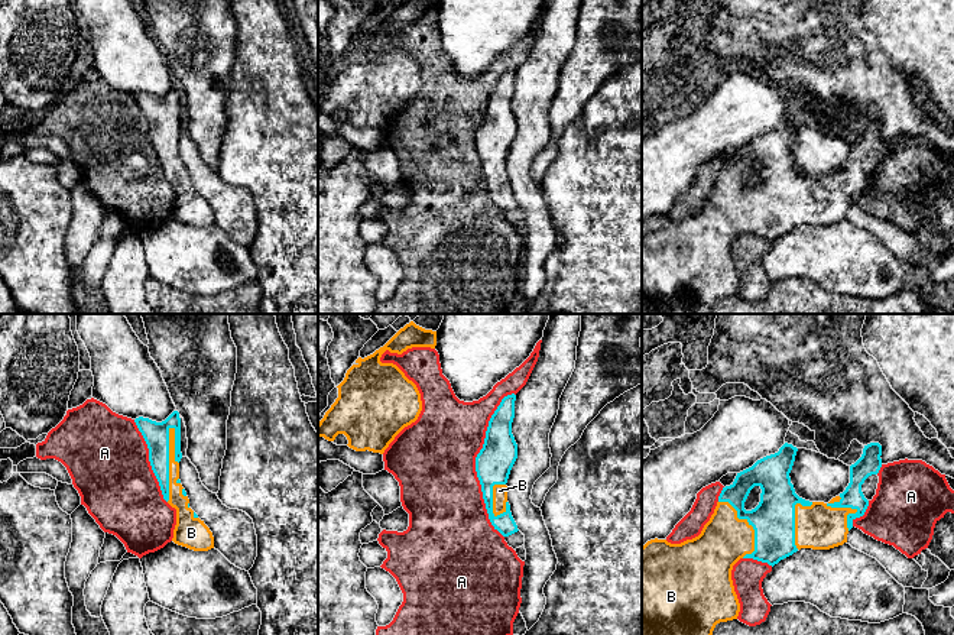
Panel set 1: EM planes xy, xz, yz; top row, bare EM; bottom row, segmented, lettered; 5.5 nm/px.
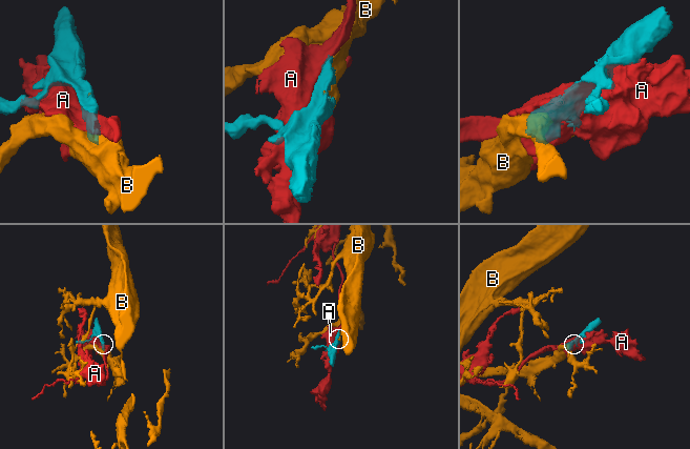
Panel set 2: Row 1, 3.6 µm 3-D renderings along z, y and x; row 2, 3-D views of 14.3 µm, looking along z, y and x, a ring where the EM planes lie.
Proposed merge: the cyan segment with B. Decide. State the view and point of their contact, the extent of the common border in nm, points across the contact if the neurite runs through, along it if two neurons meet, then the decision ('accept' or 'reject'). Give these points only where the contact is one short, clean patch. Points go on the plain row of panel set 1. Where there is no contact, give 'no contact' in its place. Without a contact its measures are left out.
contact xy (168, 139); length 420 nm; accept

